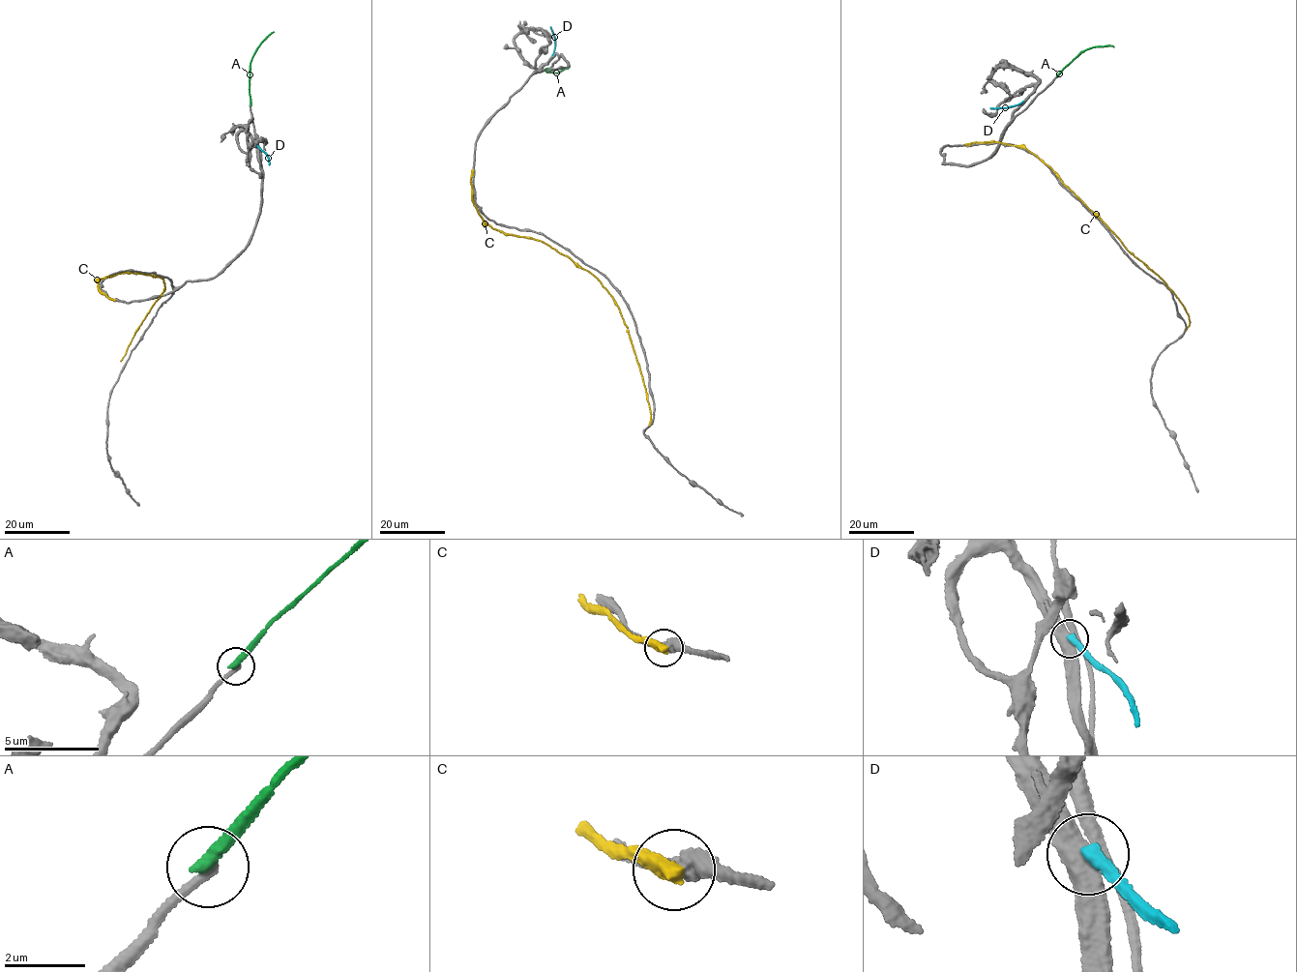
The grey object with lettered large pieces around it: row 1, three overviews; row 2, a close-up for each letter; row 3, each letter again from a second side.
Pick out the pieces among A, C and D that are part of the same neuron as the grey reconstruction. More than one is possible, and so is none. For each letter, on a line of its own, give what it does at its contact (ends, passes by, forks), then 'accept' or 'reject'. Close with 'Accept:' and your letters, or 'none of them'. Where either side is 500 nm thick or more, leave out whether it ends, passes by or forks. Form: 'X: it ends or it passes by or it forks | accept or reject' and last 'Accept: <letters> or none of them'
A: it ends | reject
C: reject
D: it ends | reject
Accept: none of them

